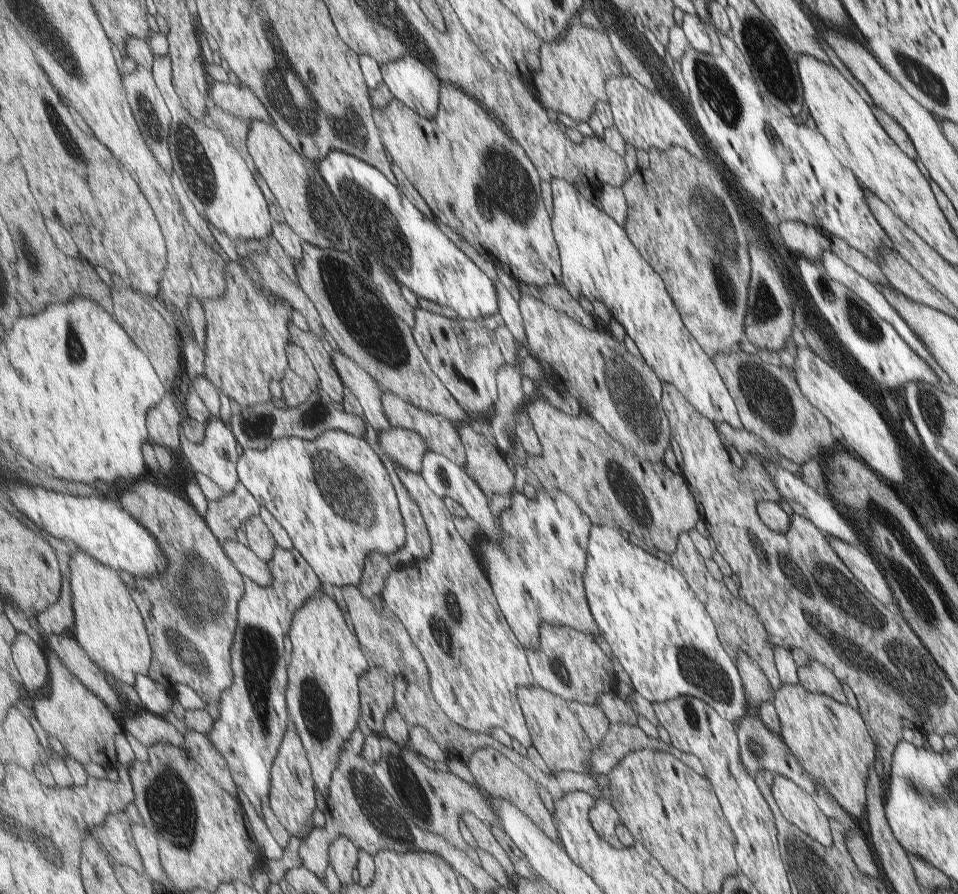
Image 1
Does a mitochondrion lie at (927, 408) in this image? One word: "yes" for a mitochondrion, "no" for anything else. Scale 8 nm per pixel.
yes

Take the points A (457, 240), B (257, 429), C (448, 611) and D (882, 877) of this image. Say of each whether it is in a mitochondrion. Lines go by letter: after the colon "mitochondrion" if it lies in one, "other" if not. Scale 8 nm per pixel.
A: other
B: mitochondrion
C: mitochondrion
D: other

